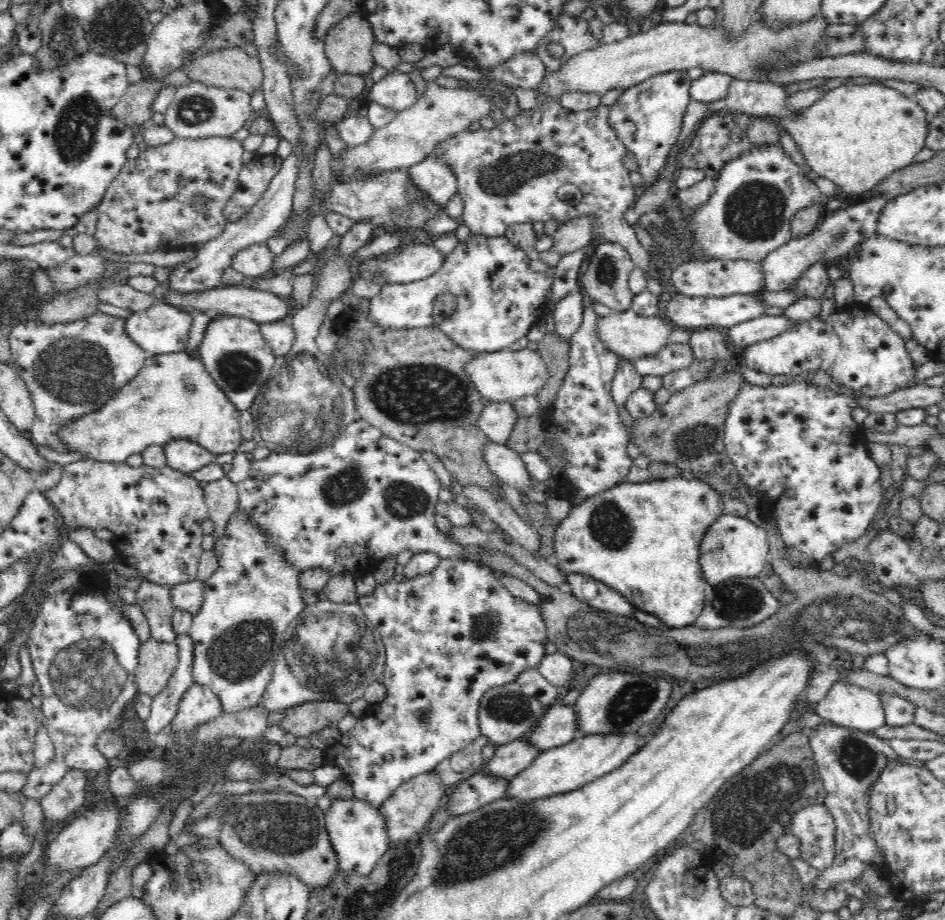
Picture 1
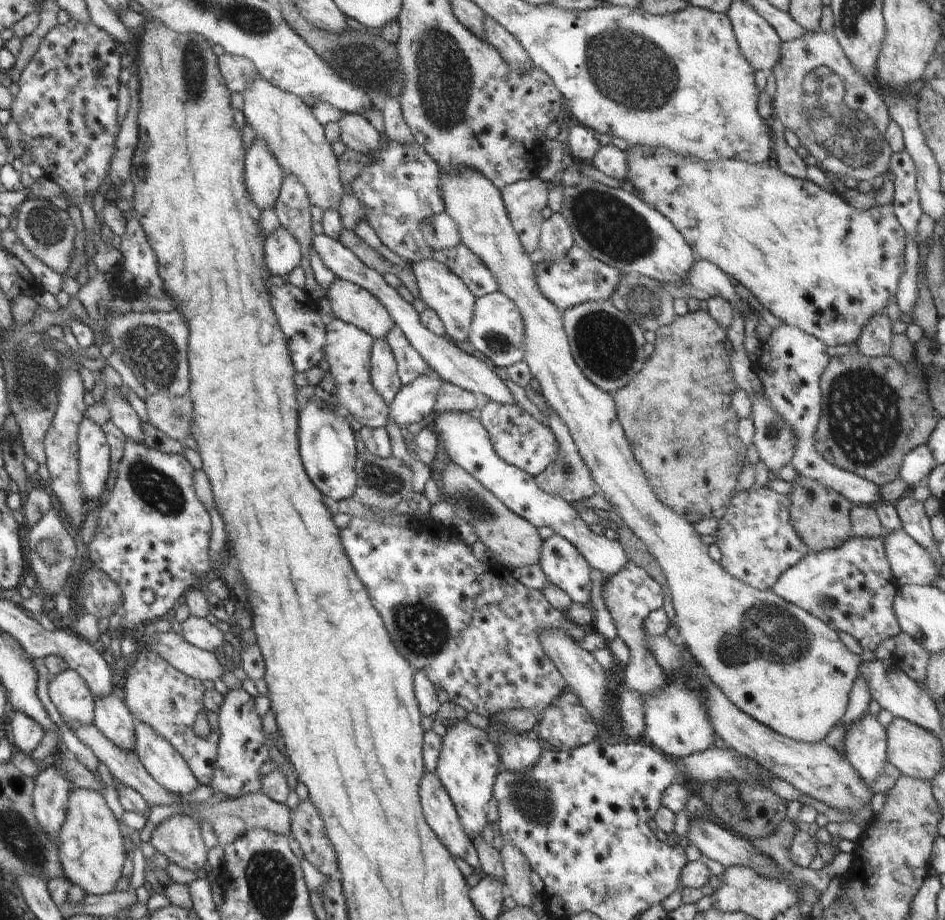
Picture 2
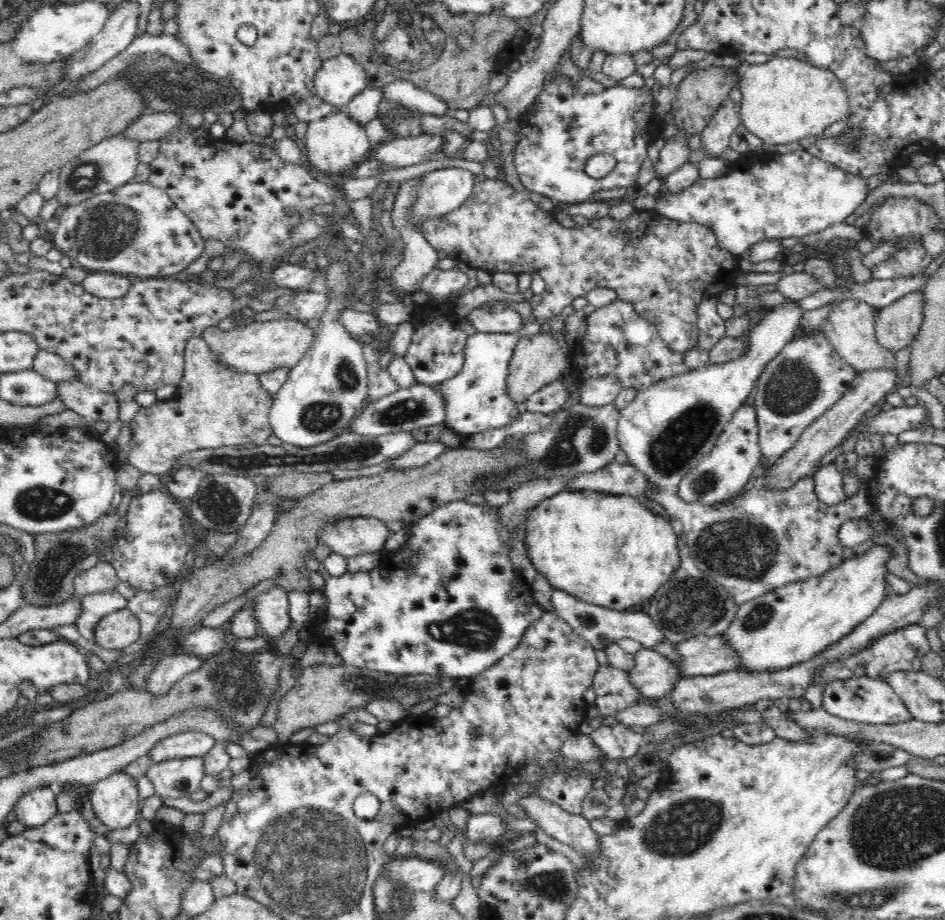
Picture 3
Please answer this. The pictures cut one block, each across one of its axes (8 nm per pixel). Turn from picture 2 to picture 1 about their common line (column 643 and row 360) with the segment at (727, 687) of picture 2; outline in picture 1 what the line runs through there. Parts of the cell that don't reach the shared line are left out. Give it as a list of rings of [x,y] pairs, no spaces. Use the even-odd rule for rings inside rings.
[[[527,347],[512,351],[502,349],[476,355],[466,363],[465,371],[472,385],[486,400],[513,401],[517,398],[536,395],[548,384],[548,364],[546,364],[537,350]]]

